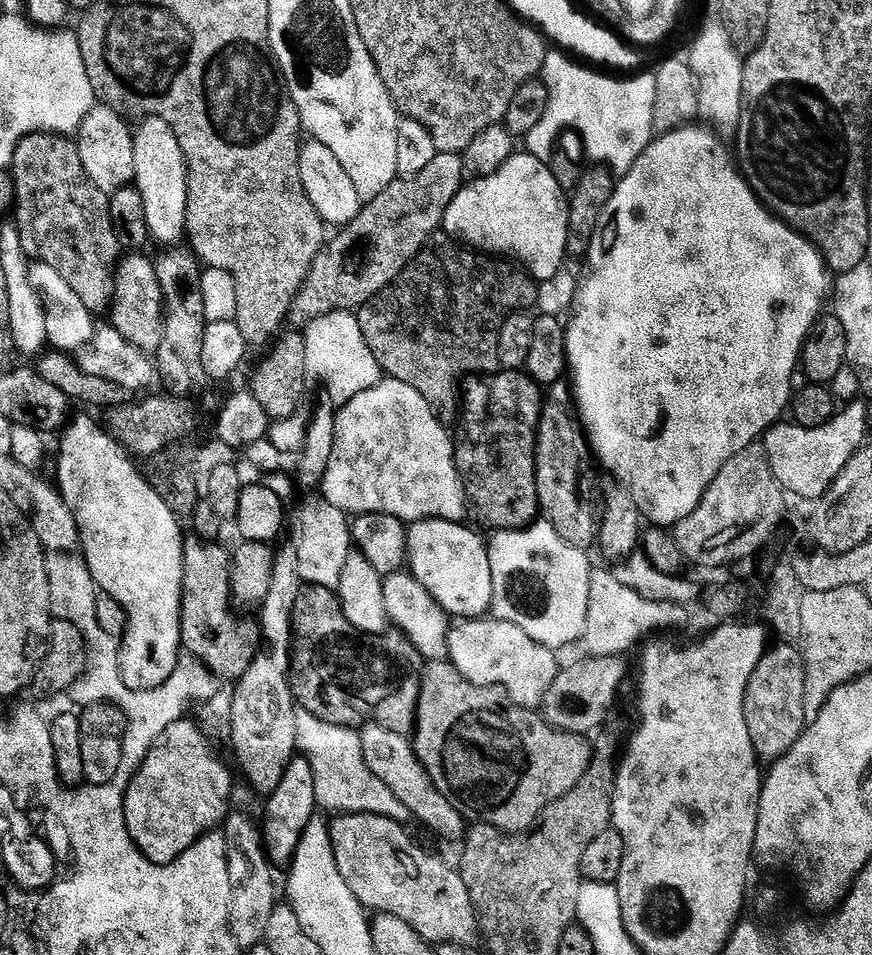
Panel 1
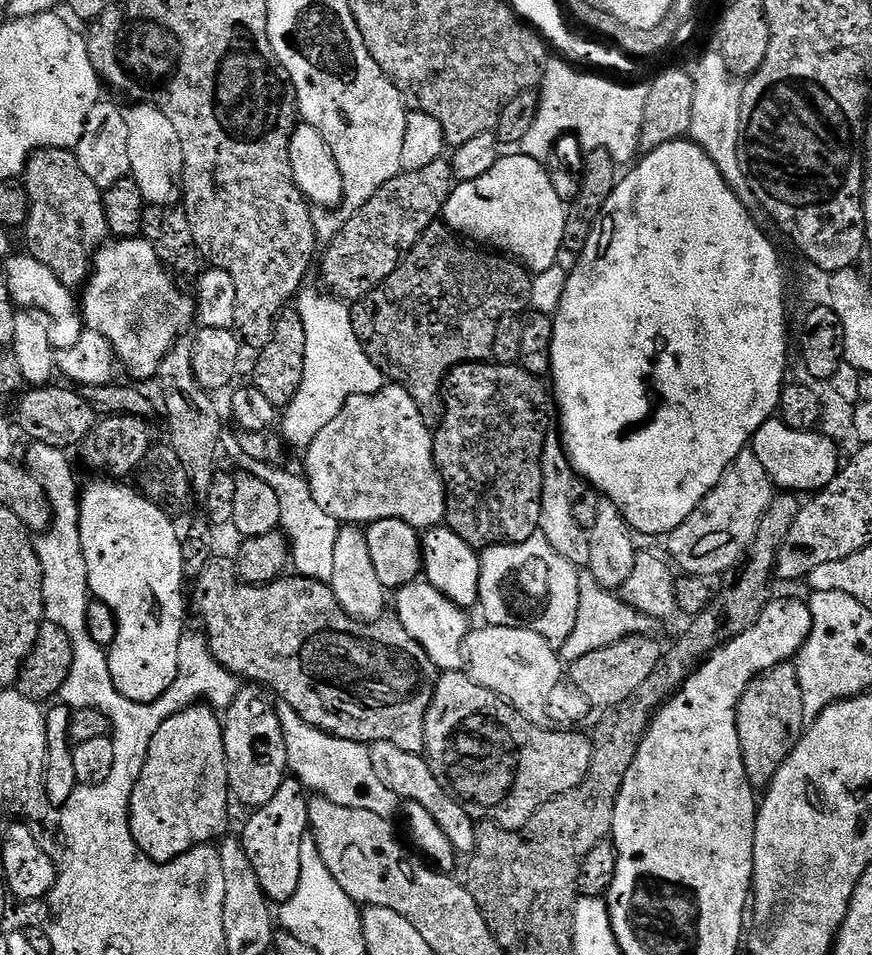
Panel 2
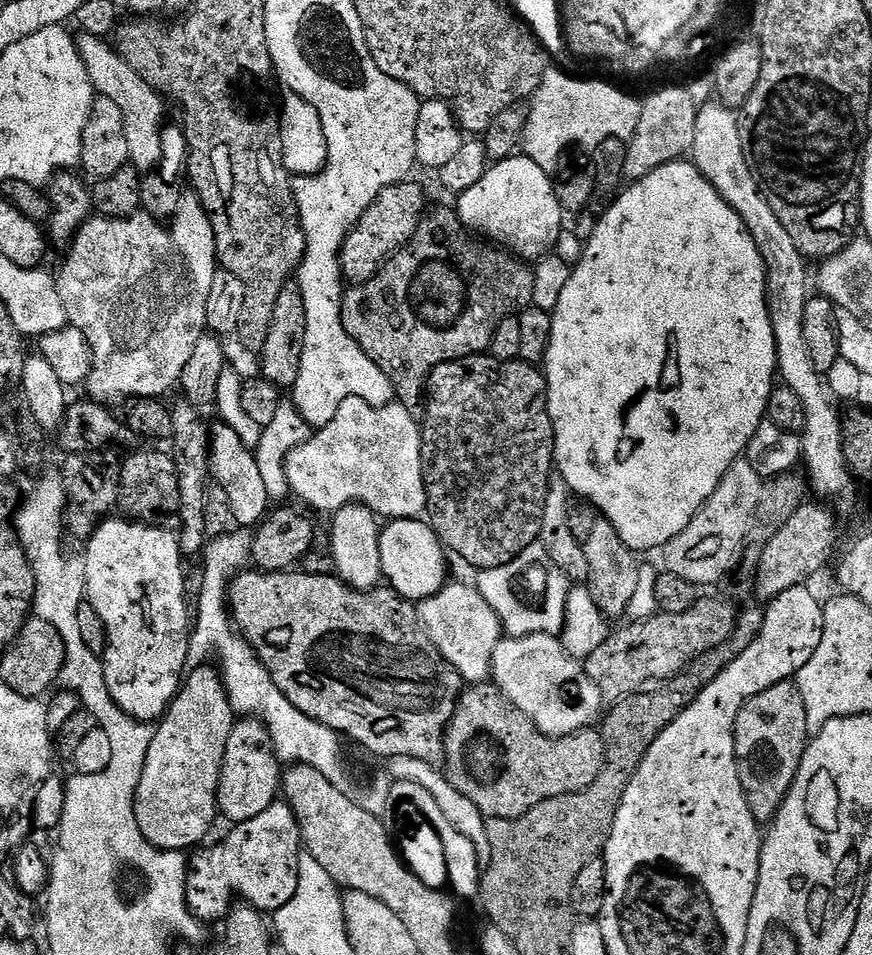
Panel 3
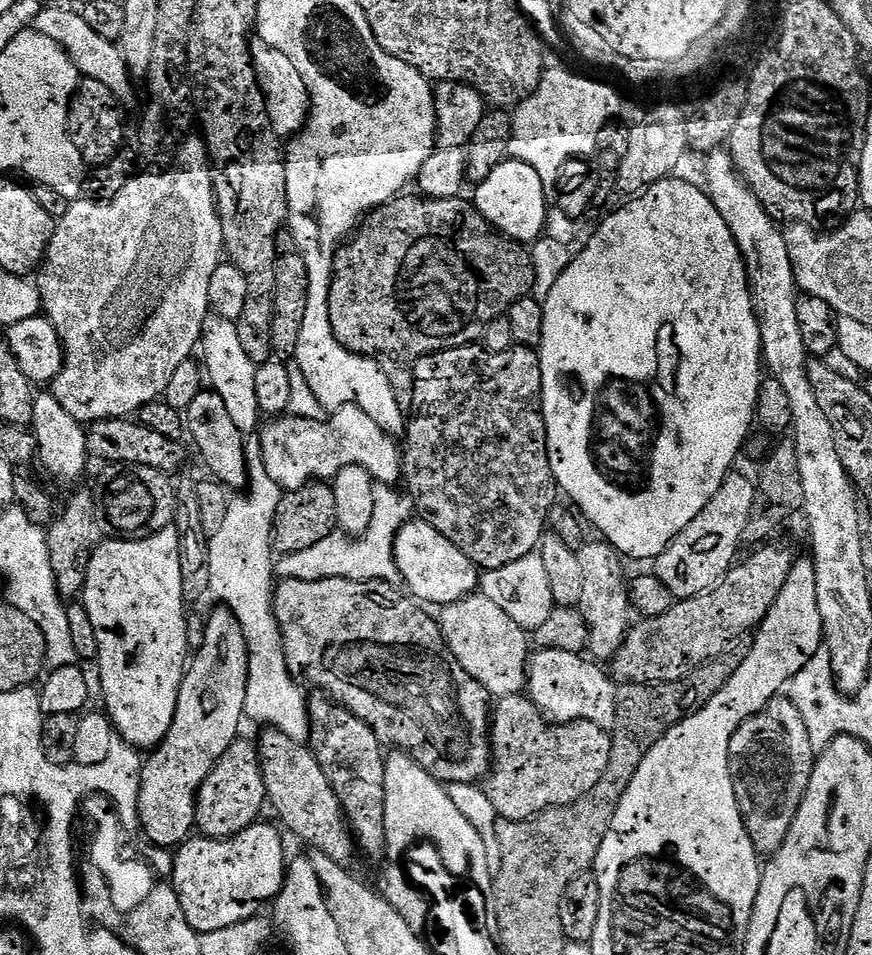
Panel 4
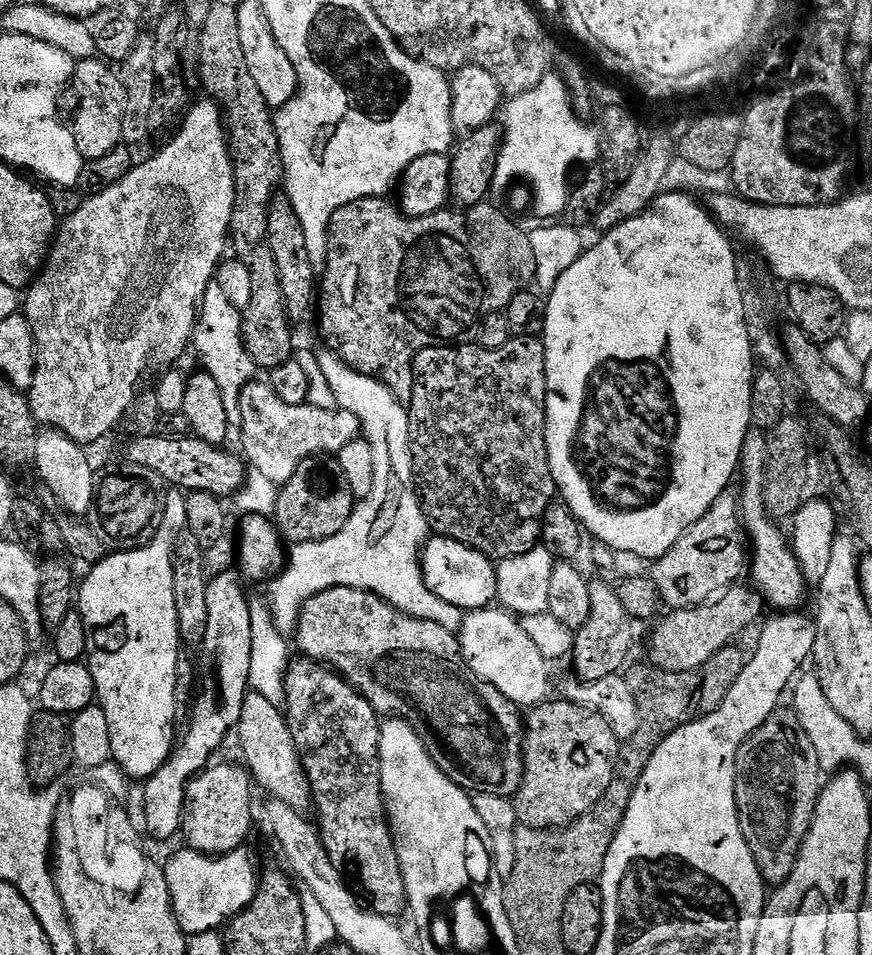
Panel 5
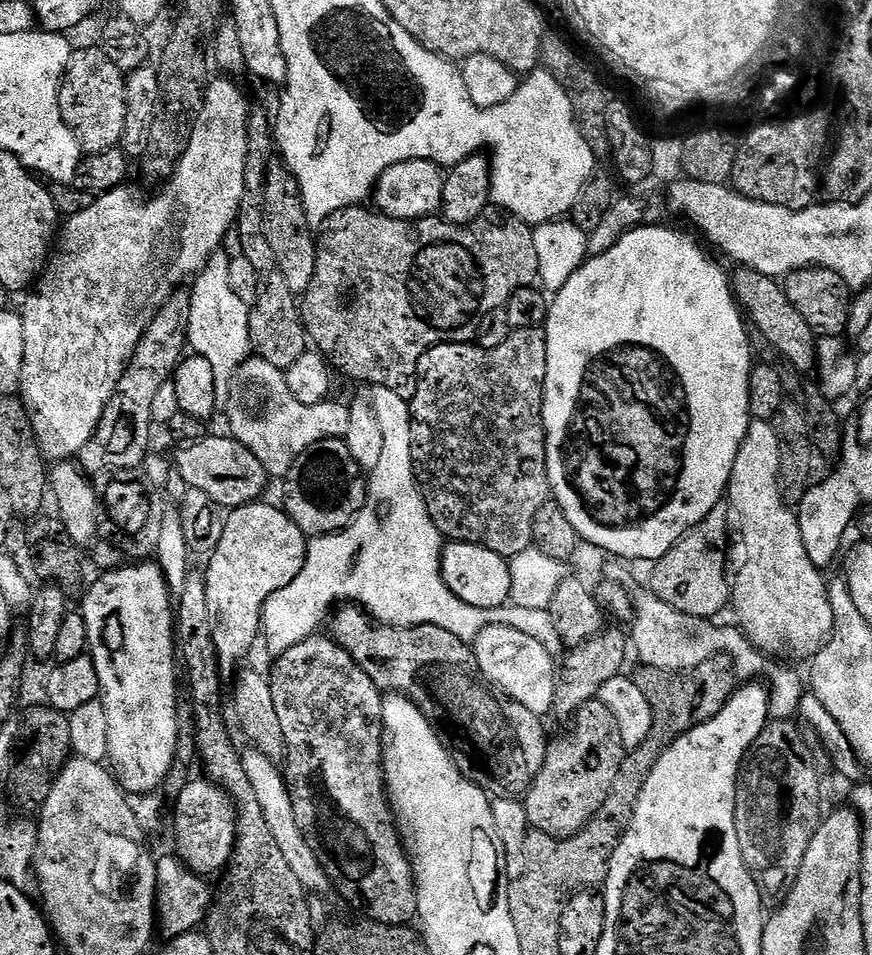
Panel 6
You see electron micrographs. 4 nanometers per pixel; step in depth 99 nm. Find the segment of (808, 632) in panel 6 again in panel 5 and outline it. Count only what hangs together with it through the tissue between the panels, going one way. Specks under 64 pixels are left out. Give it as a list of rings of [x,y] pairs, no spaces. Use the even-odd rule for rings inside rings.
[[[750,430],[744,439],[740,451],[739,471],[744,472],[744,489],[739,489],[738,496],[742,524],[750,541],[750,576],[751,583],[760,593],[765,605],[772,610],[796,610],[804,600],[804,571],[793,551],[789,537],[779,528],[777,521],[769,512],[764,501],[764,481],[768,471],[768,436],[759,430]]]

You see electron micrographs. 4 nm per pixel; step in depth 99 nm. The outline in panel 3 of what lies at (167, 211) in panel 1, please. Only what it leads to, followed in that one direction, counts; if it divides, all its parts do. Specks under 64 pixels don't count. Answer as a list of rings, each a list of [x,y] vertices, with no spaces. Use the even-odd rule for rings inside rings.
[[[87,34],[81,37],[76,40],[76,48],[90,74],[93,89],[99,95],[110,98],[110,102],[116,103],[118,110],[122,110],[129,163],[141,172],[153,171],[162,158],[160,130],[164,120],[165,97],[150,87],[146,78],[142,78],[142,74],[138,74],[138,70],[134,70],[134,66],[130,66],[130,62],[126,62],[126,58],[122,58],[107,39]]]

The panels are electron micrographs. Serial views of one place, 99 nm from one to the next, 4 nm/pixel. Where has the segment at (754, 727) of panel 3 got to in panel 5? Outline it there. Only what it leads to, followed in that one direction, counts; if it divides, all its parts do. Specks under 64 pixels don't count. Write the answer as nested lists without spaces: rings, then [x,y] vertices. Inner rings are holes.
[[[778,710],[746,738],[736,759],[736,809],[742,834],[765,885],[785,884],[796,865],[796,855],[812,825],[820,801],[822,773],[818,753],[795,711]]]

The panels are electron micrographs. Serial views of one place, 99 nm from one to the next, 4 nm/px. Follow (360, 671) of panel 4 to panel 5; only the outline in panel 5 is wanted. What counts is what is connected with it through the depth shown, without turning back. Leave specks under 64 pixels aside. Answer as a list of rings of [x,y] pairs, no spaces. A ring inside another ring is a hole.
[[[334,587],[304,603],[296,638],[305,657],[325,662],[340,673],[376,707],[381,717],[395,717],[396,704],[404,704],[403,719],[423,736],[436,765],[459,788],[469,794],[515,797],[524,777],[526,724],[521,709],[490,682],[474,674],[464,660],[457,633],[438,626],[438,622],[408,616],[374,592]]]

